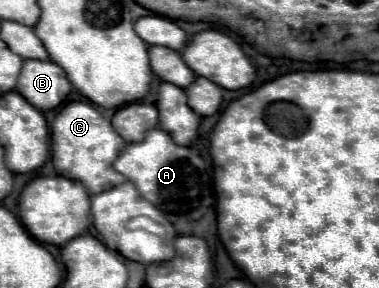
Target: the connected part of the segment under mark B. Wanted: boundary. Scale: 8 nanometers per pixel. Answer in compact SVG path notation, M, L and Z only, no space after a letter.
M24 61L16 91L28 99L36 109L50 111L56 109L70 93L72 85L68 83L60 65L52 61Z

